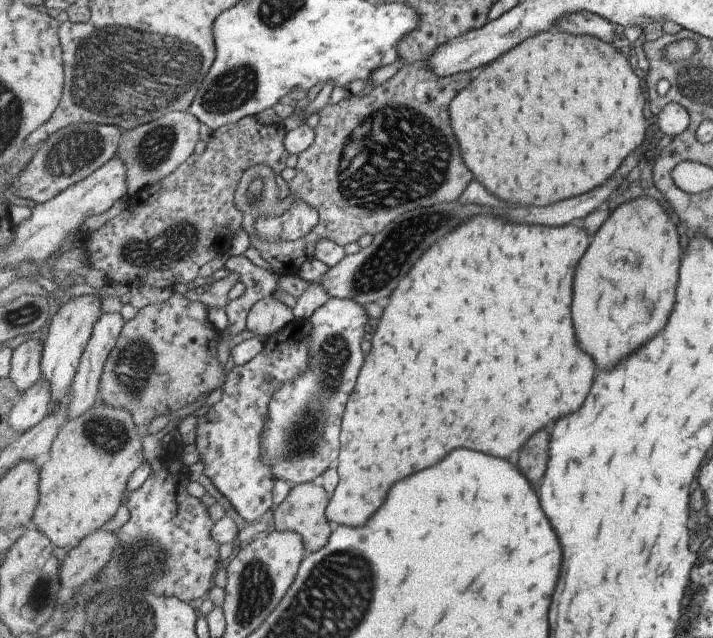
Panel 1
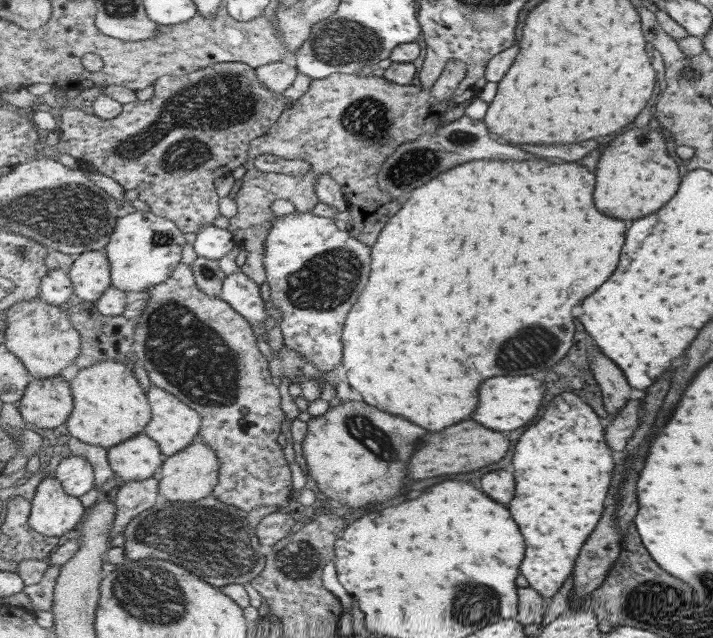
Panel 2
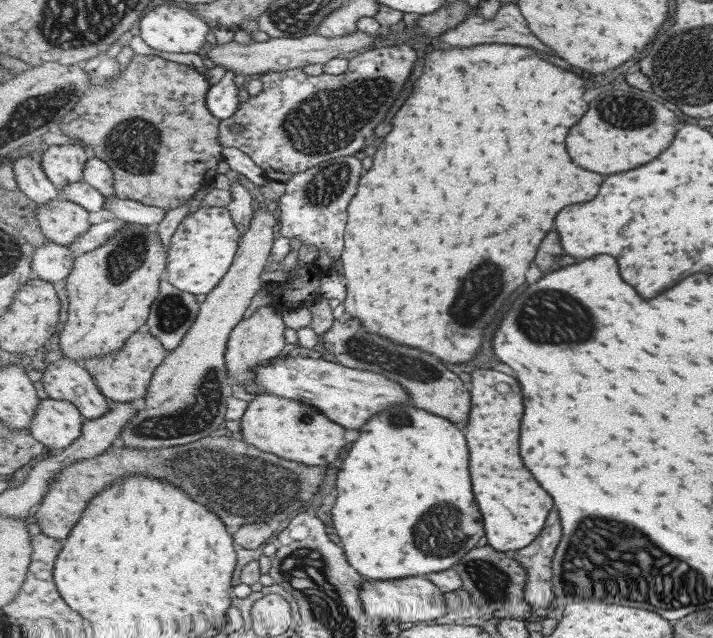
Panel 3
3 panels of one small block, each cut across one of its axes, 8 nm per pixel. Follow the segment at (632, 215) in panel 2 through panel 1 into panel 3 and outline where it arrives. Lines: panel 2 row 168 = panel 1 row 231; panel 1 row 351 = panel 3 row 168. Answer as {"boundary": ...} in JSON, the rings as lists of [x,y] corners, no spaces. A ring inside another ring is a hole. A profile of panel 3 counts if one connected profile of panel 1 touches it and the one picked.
{"boundary":[[[637,88],[631,90],[607,90],[603,98],[591,102],[591,110],[583,118],[567,144],[571,148],[571,156],[575,156],[575,164],[583,168],[591,168],[599,174],[619,174],[633,168],[639,168],[655,158],[659,158],[675,140],[679,130],[679,115],[669,110],[665,104],[647,98],[647,92]],[[603,102],[603,116],[601,116]],[[617,122],[617,124],[615,124]]]}

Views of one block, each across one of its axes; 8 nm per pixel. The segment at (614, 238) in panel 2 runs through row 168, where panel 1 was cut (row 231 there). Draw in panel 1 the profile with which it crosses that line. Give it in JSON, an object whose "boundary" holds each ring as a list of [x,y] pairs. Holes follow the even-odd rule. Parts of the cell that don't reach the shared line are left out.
{"boundary":[[[481,212],[471,217],[471,220],[457,225],[451,234],[441,238],[435,246],[431,246],[421,260],[411,268],[411,272],[401,280],[397,290],[393,292],[393,300],[389,300],[389,306],[385,308],[377,334],[373,338],[373,350],[367,356],[367,362],[363,364],[359,386],[355,388],[355,398],[351,398],[347,406],[347,418],[343,420],[343,450],[339,456],[339,474],[341,484],[337,486],[334,495],[330,497],[330,504],[327,509],[329,520],[339,525],[361,526],[365,524],[385,502],[387,492],[395,482],[401,478],[407,478],[419,470],[425,470],[439,460],[443,460],[451,450],[455,448],[434,448],[434,434],[441,442],[449,442],[453,434],[449,432],[449,424],[461,426],[461,434],[467,434],[467,438],[473,438],[473,442],[467,442],[473,446],[473,450],[481,450],[487,454],[499,454],[501,458],[509,458],[513,452],[519,452],[523,444],[543,426],[557,420],[563,414],[575,412],[581,408],[581,404],[587,400],[593,380],[595,380],[595,360],[581,350],[575,326],[571,318],[571,304],[573,304],[573,276],[579,260],[587,252],[591,240],[585,228],[579,226],[529,226],[529,224],[515,224],[507,222],[505,218],[493,216],[489,212]]]}

